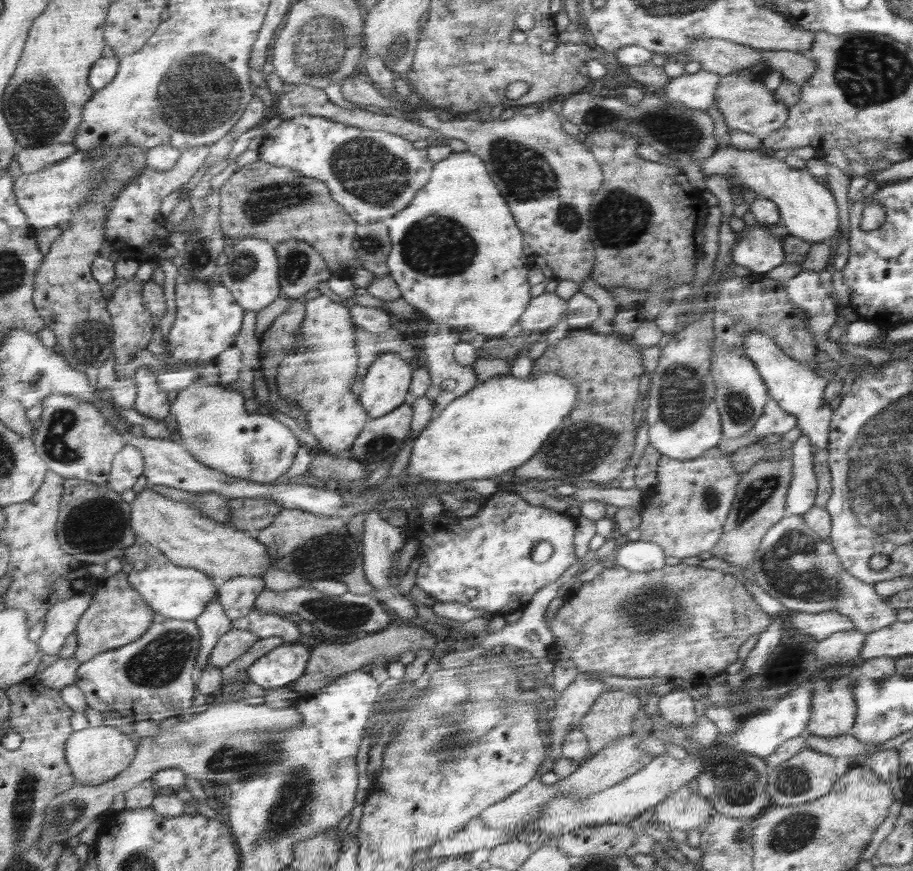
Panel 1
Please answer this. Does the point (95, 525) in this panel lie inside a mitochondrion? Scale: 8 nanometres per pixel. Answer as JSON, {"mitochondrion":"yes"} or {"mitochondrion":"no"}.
{"mitochondrion":"yes"}

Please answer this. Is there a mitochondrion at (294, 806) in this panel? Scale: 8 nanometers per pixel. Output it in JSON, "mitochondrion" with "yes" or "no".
{"mitochondrion":"yes"}

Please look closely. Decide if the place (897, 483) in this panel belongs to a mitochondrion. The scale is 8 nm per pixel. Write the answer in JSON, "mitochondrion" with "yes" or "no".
{"mitochondrion":"yes"}

